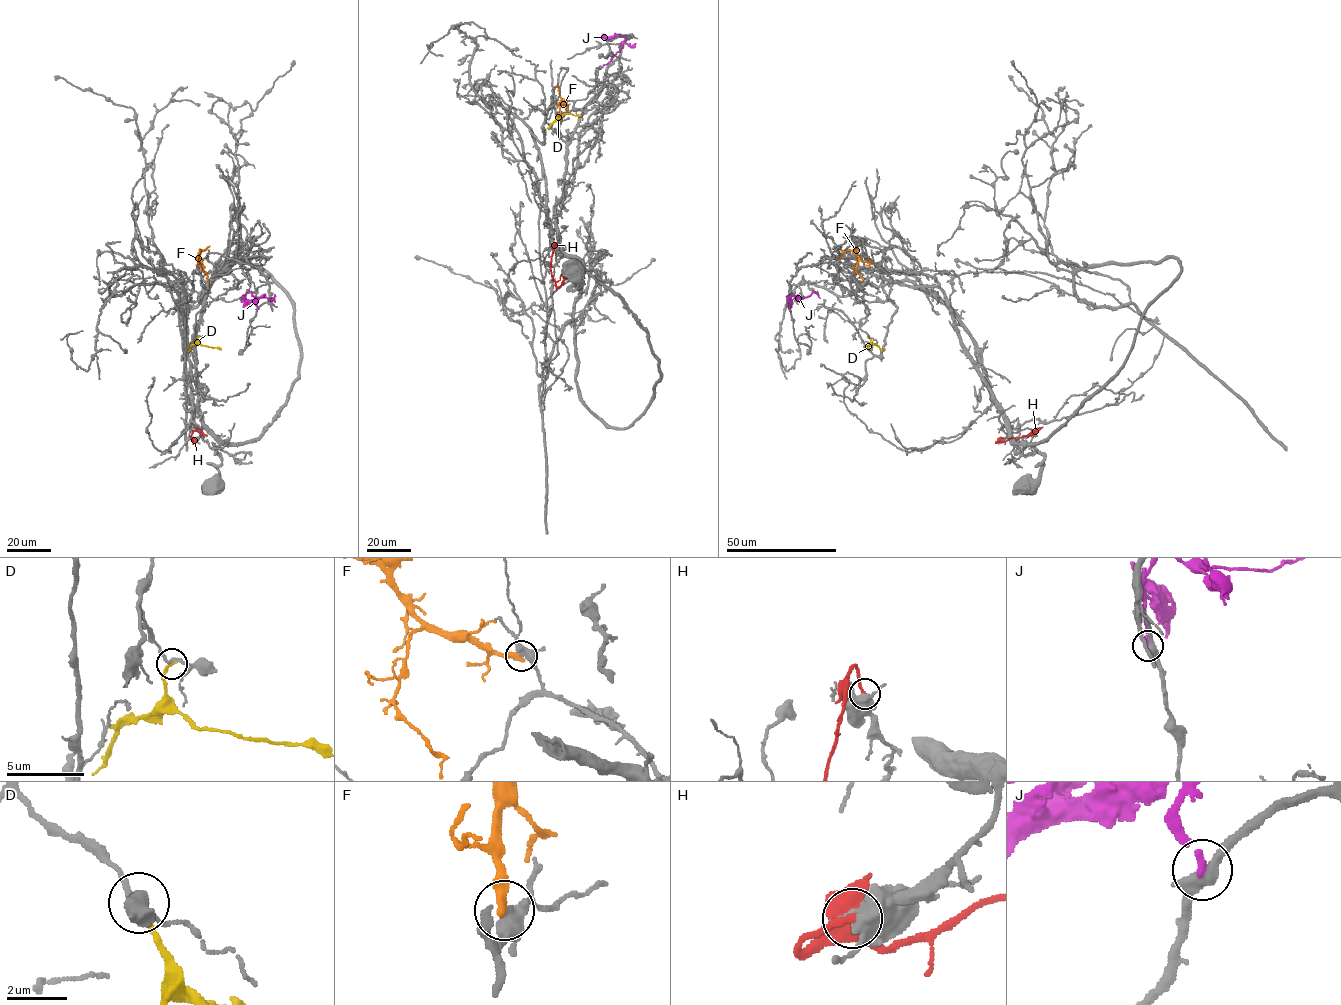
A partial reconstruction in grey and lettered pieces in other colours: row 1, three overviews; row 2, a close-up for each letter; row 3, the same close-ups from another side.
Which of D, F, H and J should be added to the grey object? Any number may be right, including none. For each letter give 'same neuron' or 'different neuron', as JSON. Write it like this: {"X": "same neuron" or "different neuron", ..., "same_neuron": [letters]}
{"D": "different neuron", "F": "different neuron", "H": "different neuron", "J": "different neuron", "same_neuron": []}

